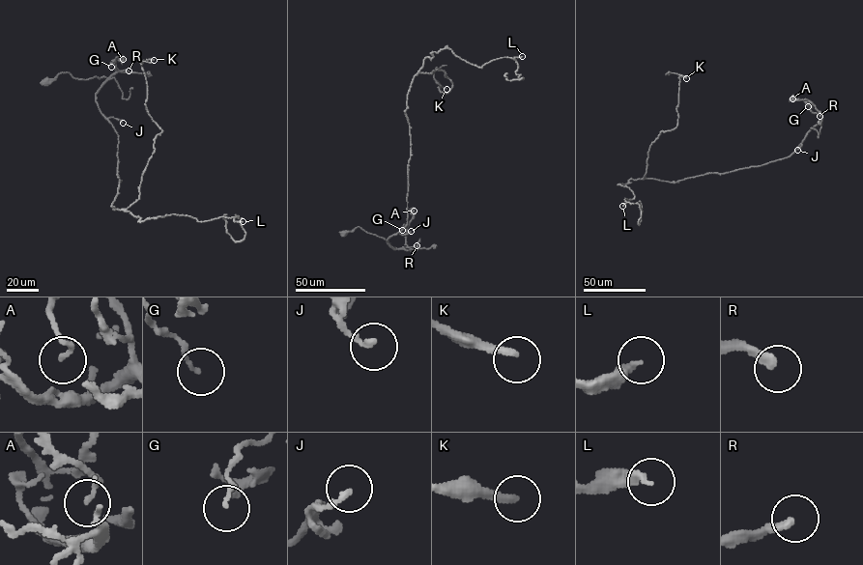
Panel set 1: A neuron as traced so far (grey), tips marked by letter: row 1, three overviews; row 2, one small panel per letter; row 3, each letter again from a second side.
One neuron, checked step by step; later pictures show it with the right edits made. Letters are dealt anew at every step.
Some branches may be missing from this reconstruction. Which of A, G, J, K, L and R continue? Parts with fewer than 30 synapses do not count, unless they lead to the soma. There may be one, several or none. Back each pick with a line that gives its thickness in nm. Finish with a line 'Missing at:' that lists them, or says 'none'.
K: Thickness 220 nm
R: Thickness 280 nm
Missing at: K, R

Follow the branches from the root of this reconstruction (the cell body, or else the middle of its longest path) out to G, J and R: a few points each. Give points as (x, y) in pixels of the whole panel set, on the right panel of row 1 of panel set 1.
G: (811, 104), (806, 100), (812, 113), (821, 118), (812, 103), (806, 101), (808, 106)
J: (811, 104), (806, 100), (812, 113), (821, 116), (821, 120), (808, 132), (797, 150)
R: (811, 104), (806, 100), (812, 113), (819, 116)

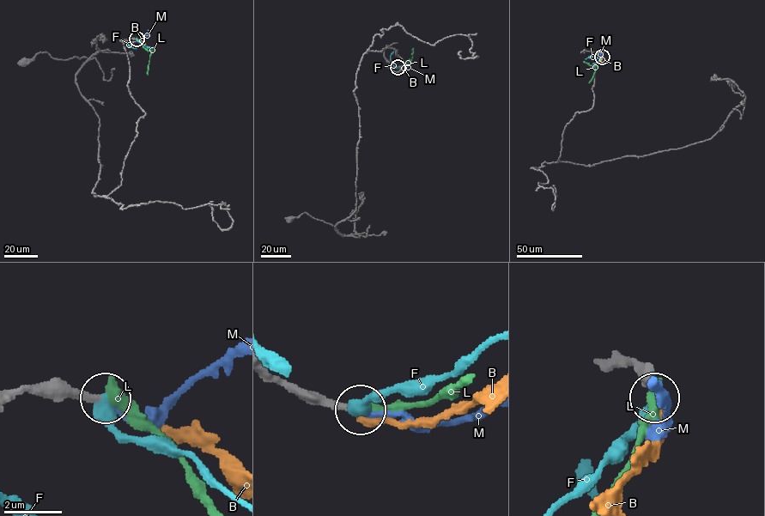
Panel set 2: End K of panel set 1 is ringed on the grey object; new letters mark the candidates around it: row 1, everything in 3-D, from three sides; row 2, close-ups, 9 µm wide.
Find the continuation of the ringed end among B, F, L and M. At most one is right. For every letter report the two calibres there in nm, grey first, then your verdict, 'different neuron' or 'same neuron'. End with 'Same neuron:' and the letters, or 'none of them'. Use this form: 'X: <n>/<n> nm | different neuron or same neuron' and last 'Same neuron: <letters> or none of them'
B: 240/360 nm | different neuron
F: 260/480 nm | different neuron
L: 240/500 nm | different neuron
M: 240/220 nm | same neuron
Same neuron: M

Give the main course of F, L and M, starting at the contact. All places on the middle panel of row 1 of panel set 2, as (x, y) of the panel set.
F: (397, 67), (391, 63), (391, 55), (397, 50)
L: (397, 67), (409, 63), (406, 61)
M: (397, 67), (409, 64), (407, 68)

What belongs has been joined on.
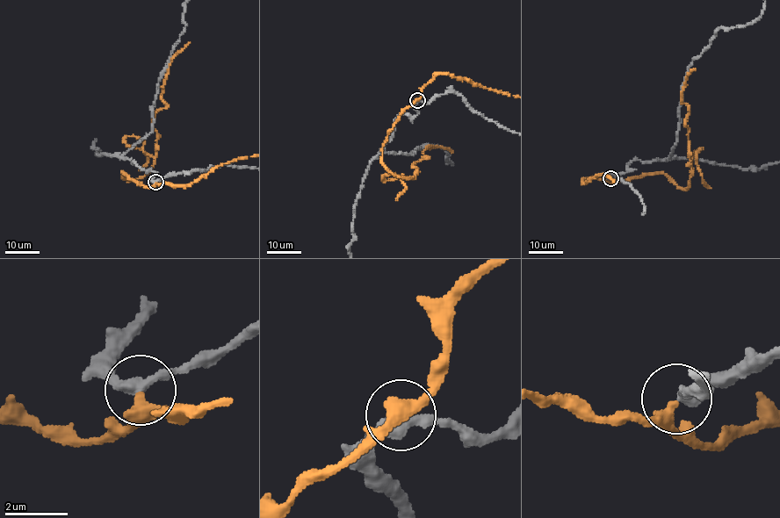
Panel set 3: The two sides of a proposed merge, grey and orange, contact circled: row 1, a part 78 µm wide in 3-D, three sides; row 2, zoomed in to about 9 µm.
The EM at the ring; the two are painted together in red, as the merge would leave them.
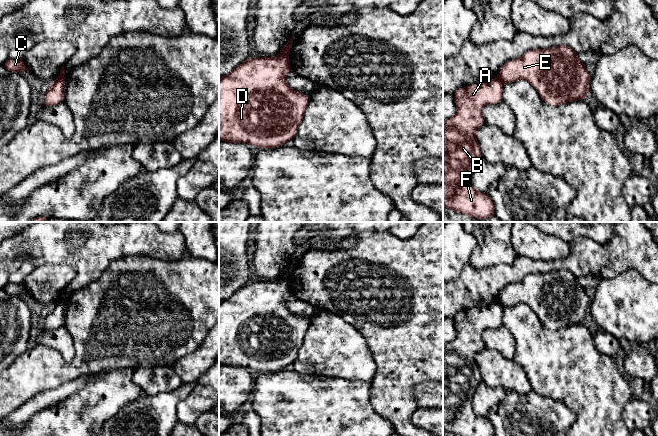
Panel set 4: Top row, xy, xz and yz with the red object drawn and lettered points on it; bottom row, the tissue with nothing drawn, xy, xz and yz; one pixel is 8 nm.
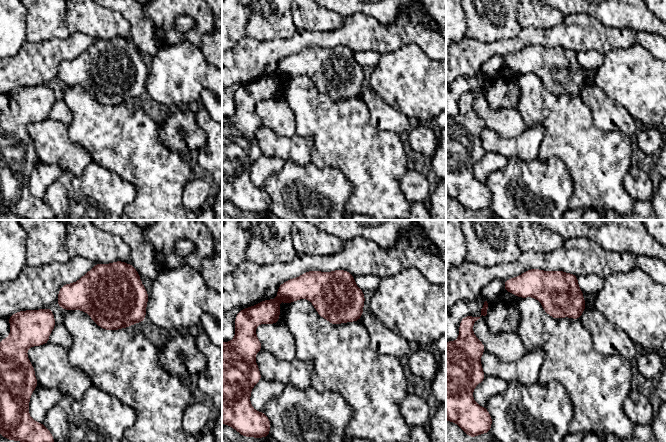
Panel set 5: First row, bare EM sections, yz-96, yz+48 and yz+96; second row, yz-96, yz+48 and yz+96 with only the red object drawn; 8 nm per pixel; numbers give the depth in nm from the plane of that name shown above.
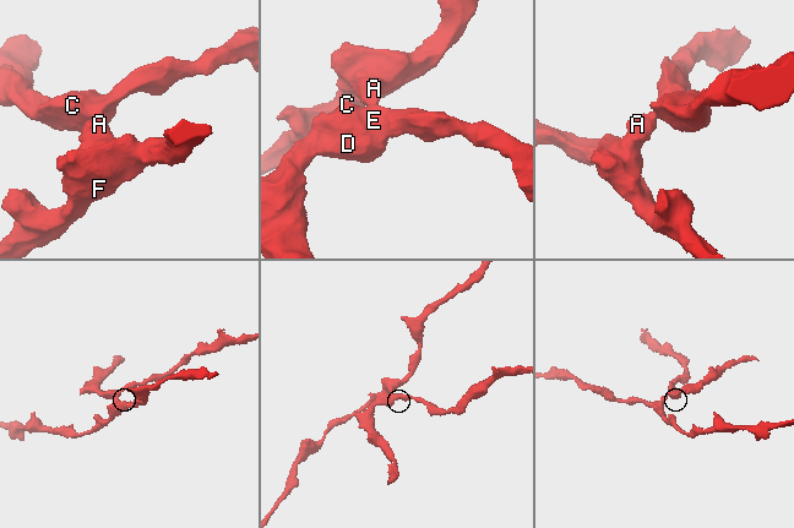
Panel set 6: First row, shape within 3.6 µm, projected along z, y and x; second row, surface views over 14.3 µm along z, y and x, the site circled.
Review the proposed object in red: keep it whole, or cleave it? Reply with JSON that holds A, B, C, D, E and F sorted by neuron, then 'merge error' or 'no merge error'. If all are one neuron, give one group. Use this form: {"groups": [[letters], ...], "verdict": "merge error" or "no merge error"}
{"groups": [["A", "B", "F"], ["C", "D", "E"]], "verdict": "merge error"}

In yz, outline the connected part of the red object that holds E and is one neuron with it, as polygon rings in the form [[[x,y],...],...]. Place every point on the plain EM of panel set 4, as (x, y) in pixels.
[[[565,268],[529,274],[503,288],[498,301],[503,307],[528,305],[540,321],[554,331],[586,323],[591,304],[578,277]]]

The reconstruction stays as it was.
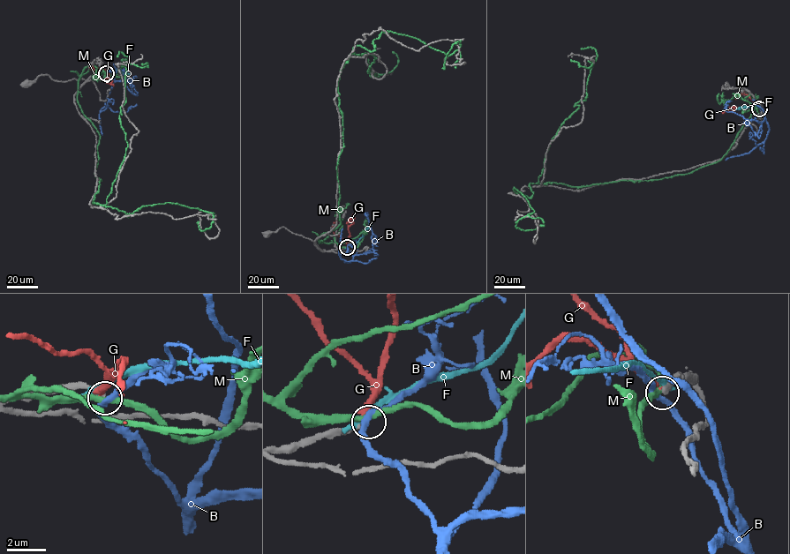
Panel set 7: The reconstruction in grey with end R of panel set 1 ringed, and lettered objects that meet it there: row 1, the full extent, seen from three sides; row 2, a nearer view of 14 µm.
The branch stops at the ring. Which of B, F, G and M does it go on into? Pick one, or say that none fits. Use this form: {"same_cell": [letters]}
{"same_cell": []}

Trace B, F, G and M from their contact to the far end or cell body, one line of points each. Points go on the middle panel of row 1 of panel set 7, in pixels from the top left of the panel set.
B: (347, 248), (353, 256), (373, 248), (376, 236), (364, 214), (366, 213), (365, 218)
F: (346, 248), (356, 243), (371, 225)
G: (347, 247), (349, 235), (348, 227), (354, 223), (349, 220), (356, 212)
M: (347, 247), (318, 238), (340, 223), (340, 72), (354, 52), (373, 55), (372, 77), (391, 71), (392, 51)

